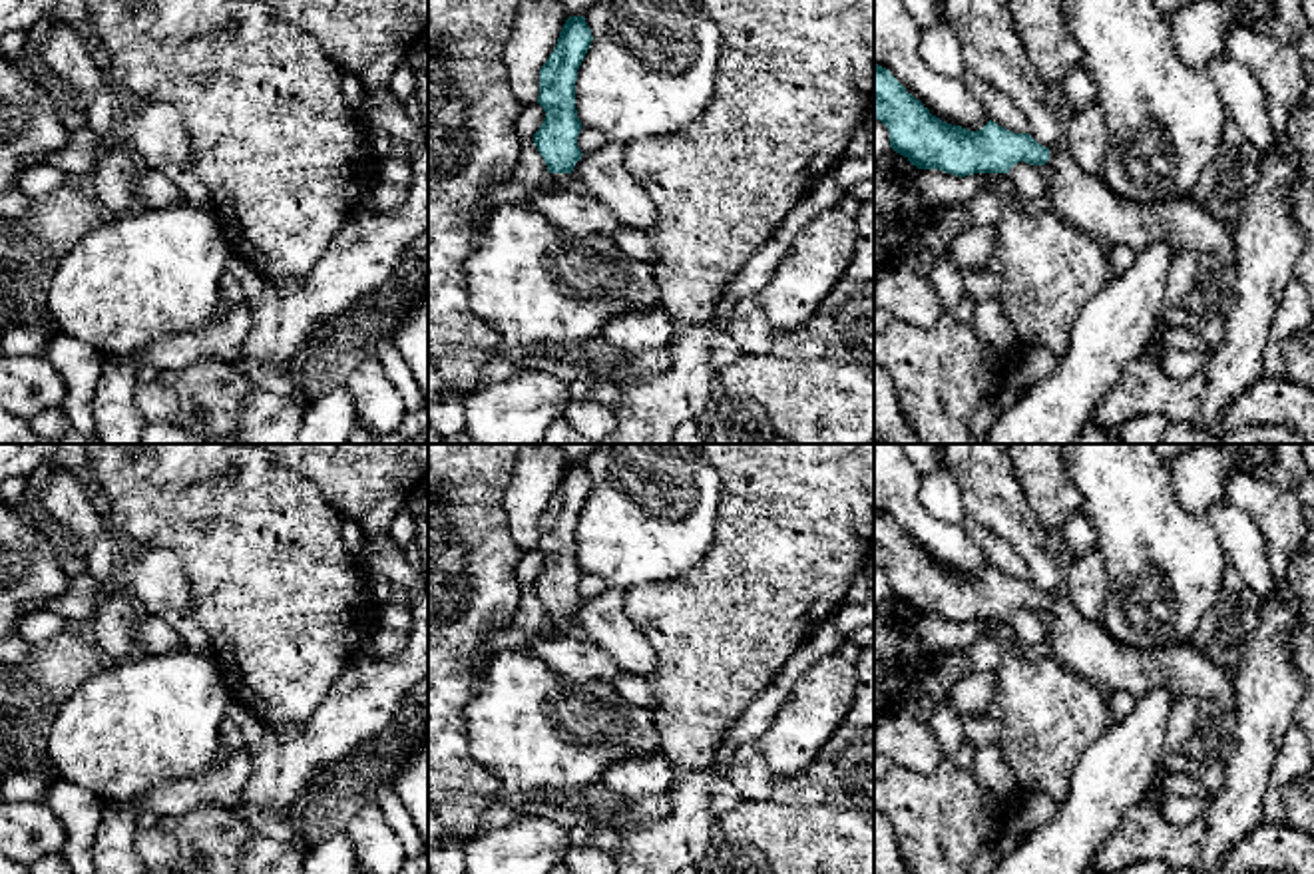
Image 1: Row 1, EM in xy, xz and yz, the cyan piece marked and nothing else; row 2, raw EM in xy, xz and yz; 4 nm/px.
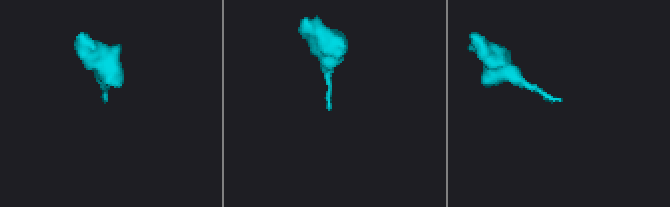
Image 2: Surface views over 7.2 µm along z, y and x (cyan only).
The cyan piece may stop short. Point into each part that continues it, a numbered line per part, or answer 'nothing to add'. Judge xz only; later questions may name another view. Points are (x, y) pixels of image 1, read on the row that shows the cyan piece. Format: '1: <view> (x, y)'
1: xz (558, 182)

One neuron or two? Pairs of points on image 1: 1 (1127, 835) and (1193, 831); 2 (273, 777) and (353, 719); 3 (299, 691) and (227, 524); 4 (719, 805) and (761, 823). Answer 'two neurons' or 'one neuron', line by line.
1: one neuron
2: one neuron
3: one neuron
4: two neurons

